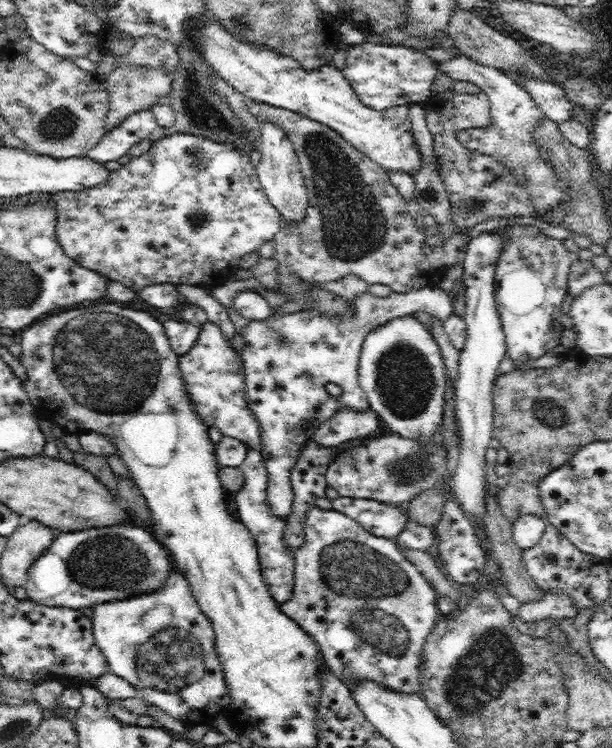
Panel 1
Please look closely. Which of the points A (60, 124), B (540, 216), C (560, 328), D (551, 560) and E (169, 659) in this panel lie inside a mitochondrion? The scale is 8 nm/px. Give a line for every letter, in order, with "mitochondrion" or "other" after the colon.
A: mitochondrion
B: other
C: other
D: mitochondrion
E: mitochondrion

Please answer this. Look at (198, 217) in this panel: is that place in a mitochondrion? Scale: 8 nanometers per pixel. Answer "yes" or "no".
yes

